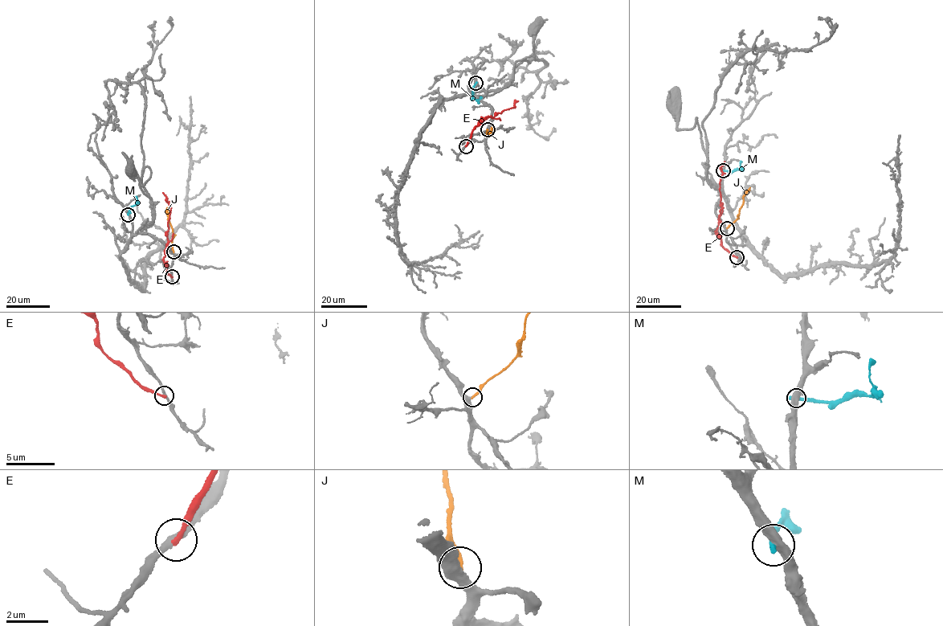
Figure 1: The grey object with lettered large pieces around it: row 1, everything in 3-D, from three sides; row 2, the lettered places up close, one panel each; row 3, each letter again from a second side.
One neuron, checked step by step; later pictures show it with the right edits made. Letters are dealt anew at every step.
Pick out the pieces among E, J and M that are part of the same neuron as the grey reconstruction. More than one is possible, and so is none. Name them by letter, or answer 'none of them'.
J

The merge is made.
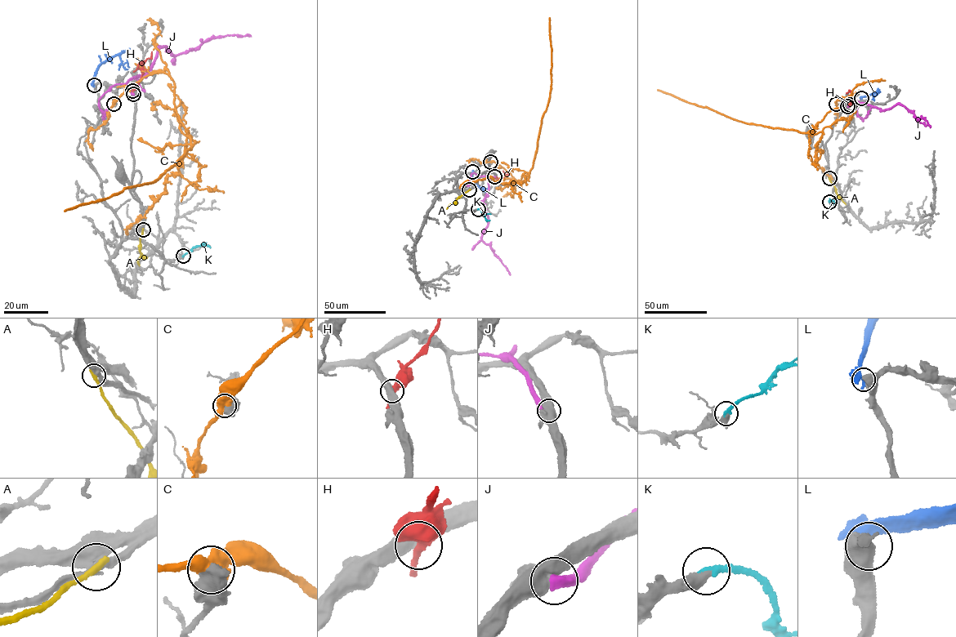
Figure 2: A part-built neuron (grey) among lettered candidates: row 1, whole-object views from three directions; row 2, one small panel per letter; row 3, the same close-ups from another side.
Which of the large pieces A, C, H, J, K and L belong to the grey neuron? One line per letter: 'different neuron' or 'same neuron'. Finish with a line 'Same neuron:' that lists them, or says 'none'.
A: different neuron
C: different neuron
H: different neuron
J: different neuron
K: same neuron
L: different neuron
Same neuron: K

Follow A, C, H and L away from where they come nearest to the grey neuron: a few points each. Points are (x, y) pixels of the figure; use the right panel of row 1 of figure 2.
A: (828, 179), (846, 204)
C: (836, 104), (839, 98), (844, 98), (840, 107), (826, 113), (816, 126), (801, 132), (742, 122), (658, 89)
H: (850, 104), (854, 88)
L: (861, 98), (878, 92), (873, 96), (874, 100)

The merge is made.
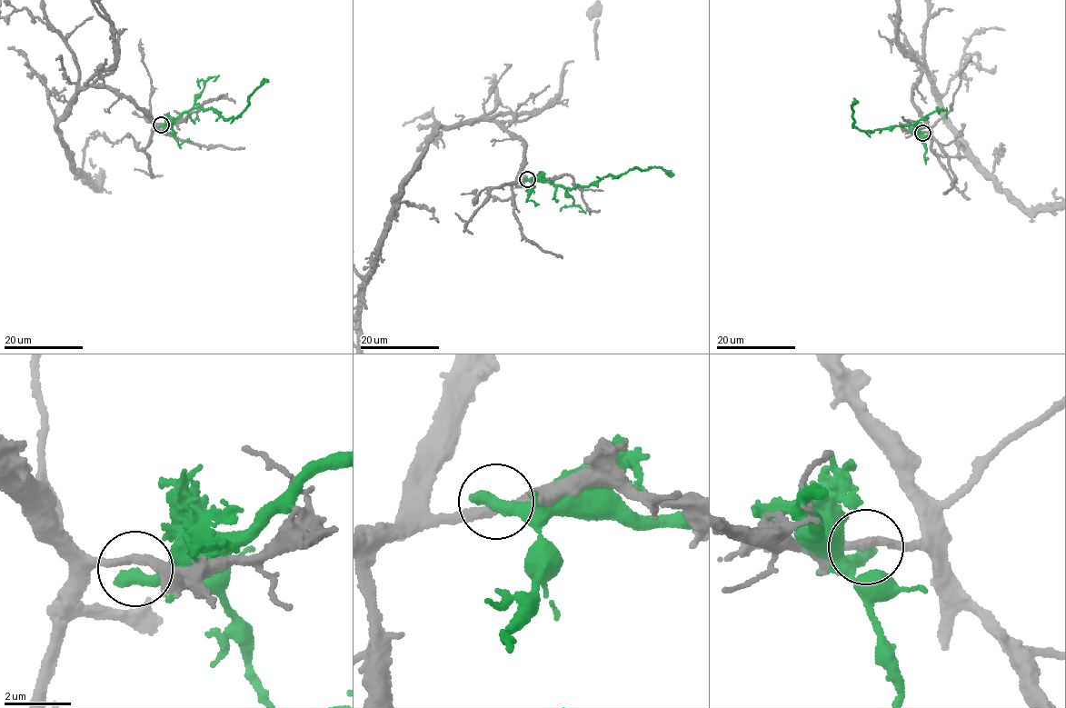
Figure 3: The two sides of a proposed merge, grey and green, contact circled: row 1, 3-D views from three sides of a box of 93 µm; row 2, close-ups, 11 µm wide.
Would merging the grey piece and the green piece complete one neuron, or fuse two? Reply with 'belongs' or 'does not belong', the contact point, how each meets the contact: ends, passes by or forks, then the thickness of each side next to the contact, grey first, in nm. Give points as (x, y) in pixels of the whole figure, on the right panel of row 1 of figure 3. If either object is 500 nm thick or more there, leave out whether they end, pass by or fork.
does not belong; place (922, 133); grey passes by; green ends; calibres 280 and 480 nm

